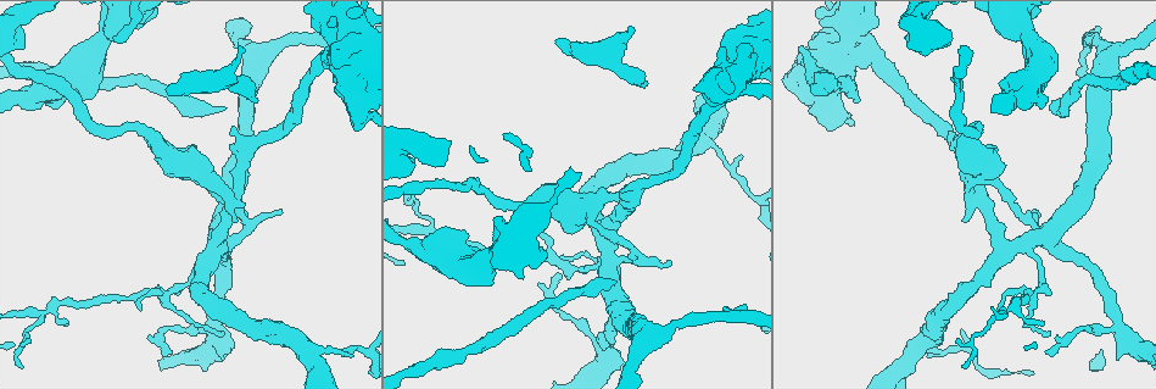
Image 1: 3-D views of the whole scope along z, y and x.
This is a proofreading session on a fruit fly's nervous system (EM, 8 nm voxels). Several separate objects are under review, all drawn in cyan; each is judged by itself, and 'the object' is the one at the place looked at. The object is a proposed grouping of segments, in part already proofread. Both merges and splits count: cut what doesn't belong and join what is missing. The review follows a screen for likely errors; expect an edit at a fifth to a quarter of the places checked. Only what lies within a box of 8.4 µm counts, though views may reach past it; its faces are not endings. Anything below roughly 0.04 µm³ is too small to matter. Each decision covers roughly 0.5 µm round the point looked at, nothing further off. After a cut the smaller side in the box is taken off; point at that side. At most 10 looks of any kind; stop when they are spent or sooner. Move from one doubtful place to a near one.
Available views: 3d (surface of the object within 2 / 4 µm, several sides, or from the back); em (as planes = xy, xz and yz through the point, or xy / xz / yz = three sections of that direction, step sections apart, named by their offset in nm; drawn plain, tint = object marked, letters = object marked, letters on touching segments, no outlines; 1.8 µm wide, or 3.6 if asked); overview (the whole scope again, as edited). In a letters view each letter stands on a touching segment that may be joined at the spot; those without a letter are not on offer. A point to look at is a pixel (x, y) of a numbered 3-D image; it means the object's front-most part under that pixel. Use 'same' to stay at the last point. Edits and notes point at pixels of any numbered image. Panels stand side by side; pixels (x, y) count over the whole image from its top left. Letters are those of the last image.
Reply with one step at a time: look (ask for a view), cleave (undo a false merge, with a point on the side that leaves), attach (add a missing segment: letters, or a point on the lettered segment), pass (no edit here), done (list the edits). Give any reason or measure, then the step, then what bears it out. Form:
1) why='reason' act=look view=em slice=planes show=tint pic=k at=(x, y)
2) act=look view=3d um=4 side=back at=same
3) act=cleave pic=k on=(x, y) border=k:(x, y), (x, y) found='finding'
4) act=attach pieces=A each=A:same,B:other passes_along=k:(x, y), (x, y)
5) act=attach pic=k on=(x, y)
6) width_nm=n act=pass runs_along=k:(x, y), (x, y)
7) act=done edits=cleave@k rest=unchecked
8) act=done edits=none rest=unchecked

why='calibre changes' act=look view=3d um=4 pic=1 at=(490, 258)

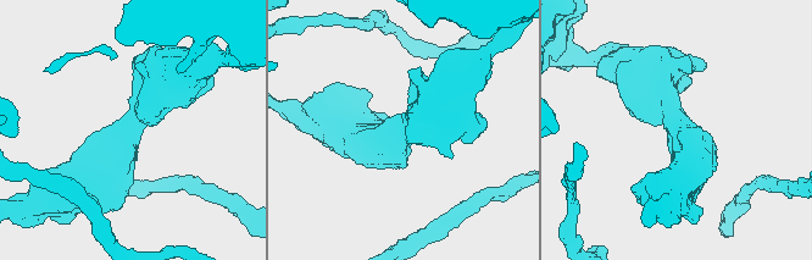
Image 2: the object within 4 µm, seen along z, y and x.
arm_widths_nm=550,800 why='shape alone is not enough' act=look view=em um=3.6 slice=planes show=tint pic=2 at=(677, 121)

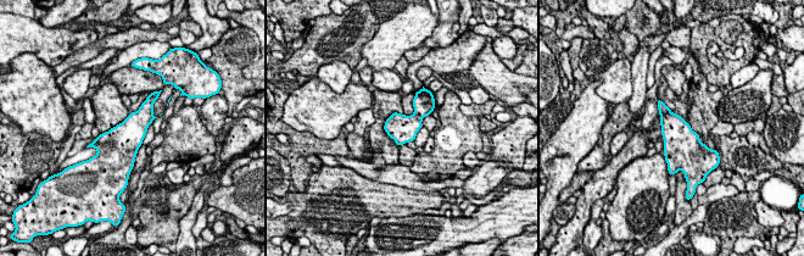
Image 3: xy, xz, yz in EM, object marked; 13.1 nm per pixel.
why='what lies round it' act=look view=em um=3.6 slice=planes show=letters at=same

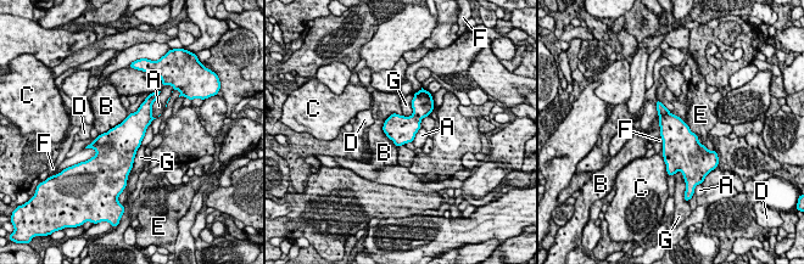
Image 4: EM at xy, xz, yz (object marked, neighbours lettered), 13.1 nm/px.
act=pass each=A:other,B:other,C:other,D:other,E:other,F:other,G:other border=4:(392, 112), (383, 132), (397, 147) found='one neuron here'

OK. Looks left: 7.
why='an open end' act=look view=3d um=4 pic=1 at=(254, 101)

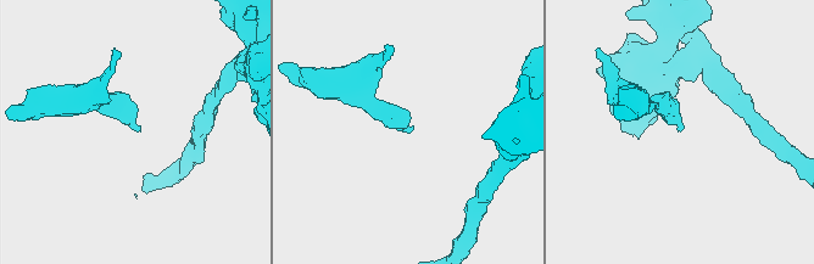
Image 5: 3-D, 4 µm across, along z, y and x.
act=look view=em slice=planes show=letters pic=5 at=(137, 130)

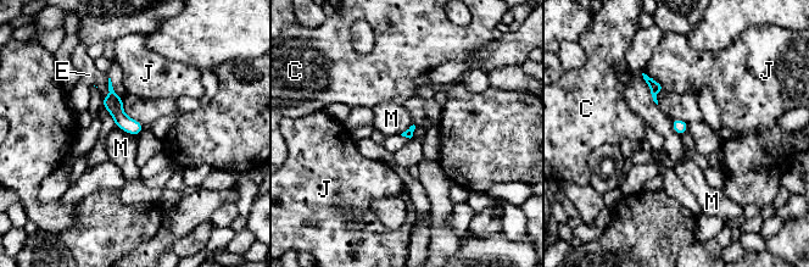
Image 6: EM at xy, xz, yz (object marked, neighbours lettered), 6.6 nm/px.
longest_contact=M:240nm act=pass each=C:other,E:other,J:other,M:other found='no lettered segment goes on from it'

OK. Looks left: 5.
why='branch stops here' act=look view=em slice=planes show=letters pic=1 at=(166, 92)

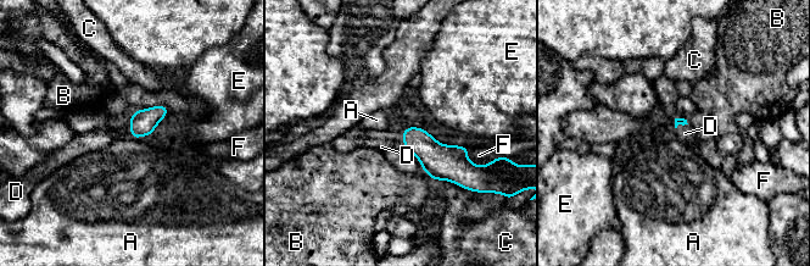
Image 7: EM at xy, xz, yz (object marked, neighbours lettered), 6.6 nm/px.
act=attach pieces=D each=A:other,B:other,C:other,D:same,E:other,F:other passes_along=7:(436, 159), (403, 142), (381, 139) found='it goes on there'

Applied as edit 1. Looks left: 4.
act=look view=overview

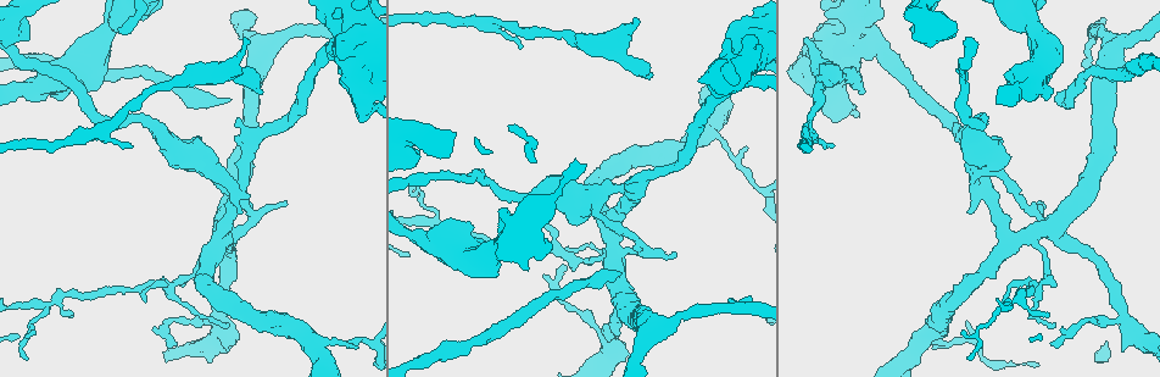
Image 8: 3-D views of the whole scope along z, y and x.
act=look view=em slice=planes show=letters pic=8 at=(874, 47)

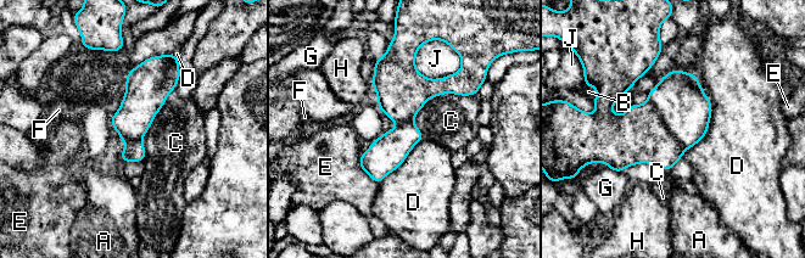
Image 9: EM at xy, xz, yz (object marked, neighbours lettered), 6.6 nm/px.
act=cleave pic=9 on=(678, 96) each=A:other,B:other,C:other,D:other,E:other,F:other,G:other,H:other,J:other border=9:(648, 100), (669, 132), (686, 149) found='two neurons meet here'

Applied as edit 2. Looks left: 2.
act=done edits=attach@7,cleave@9 rest=unchecked

